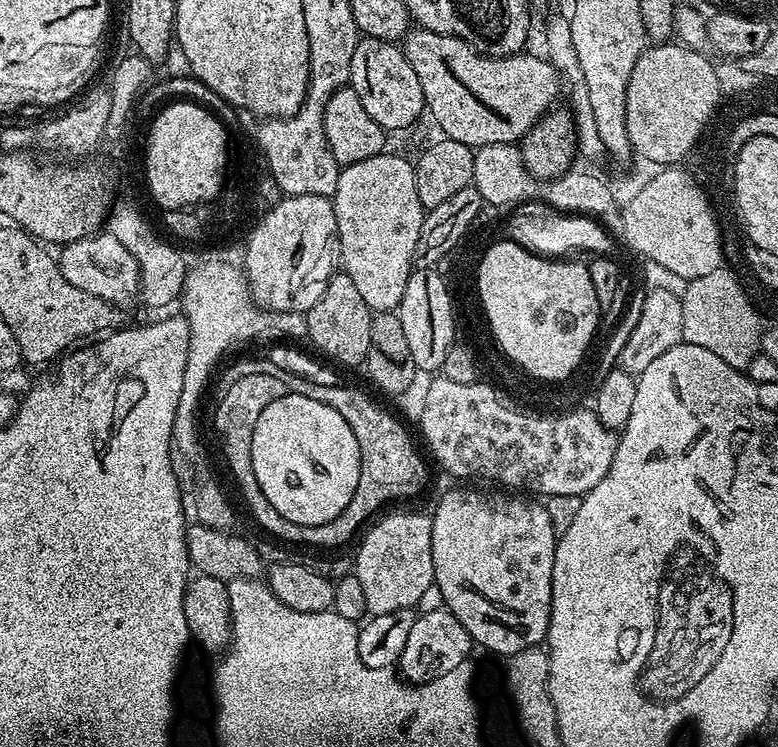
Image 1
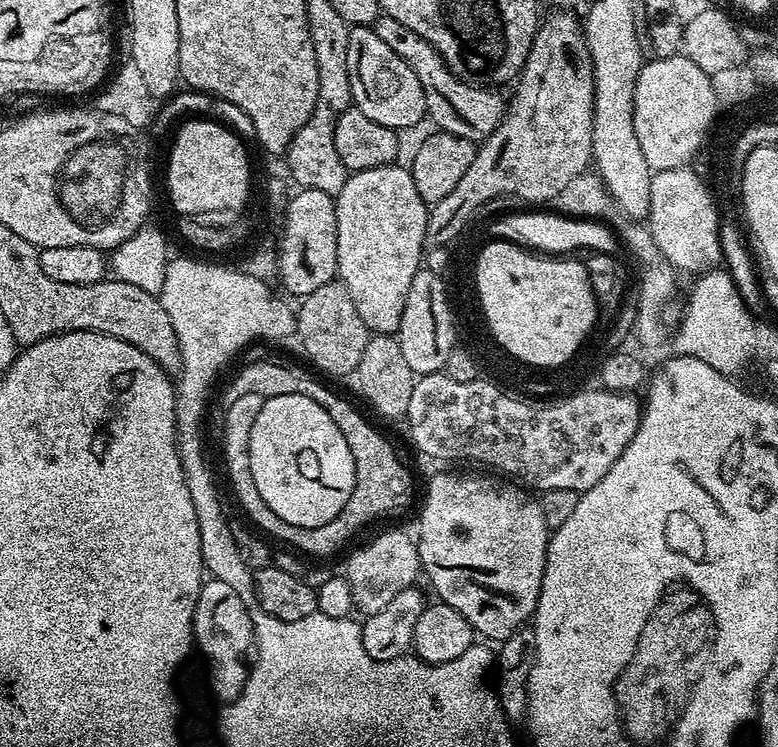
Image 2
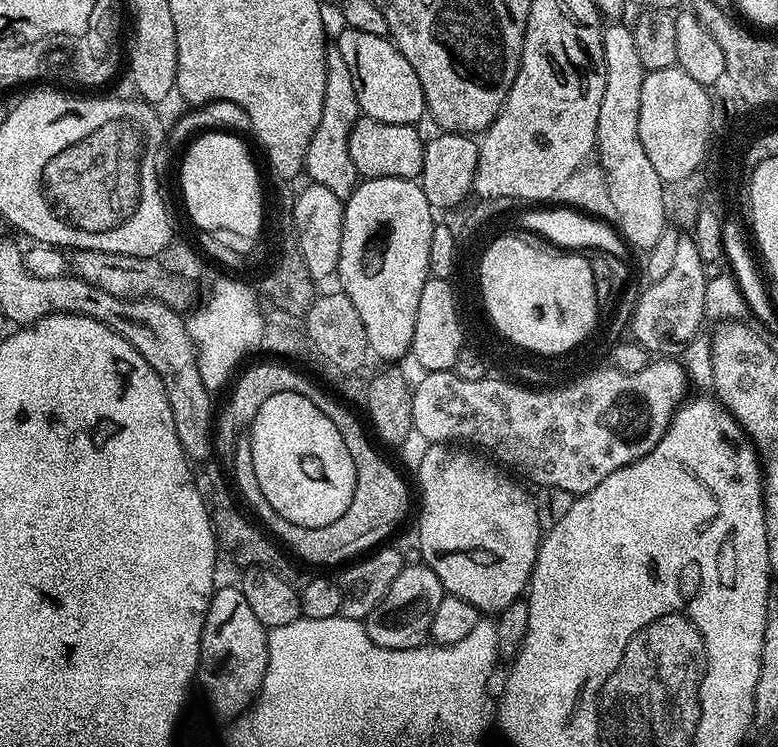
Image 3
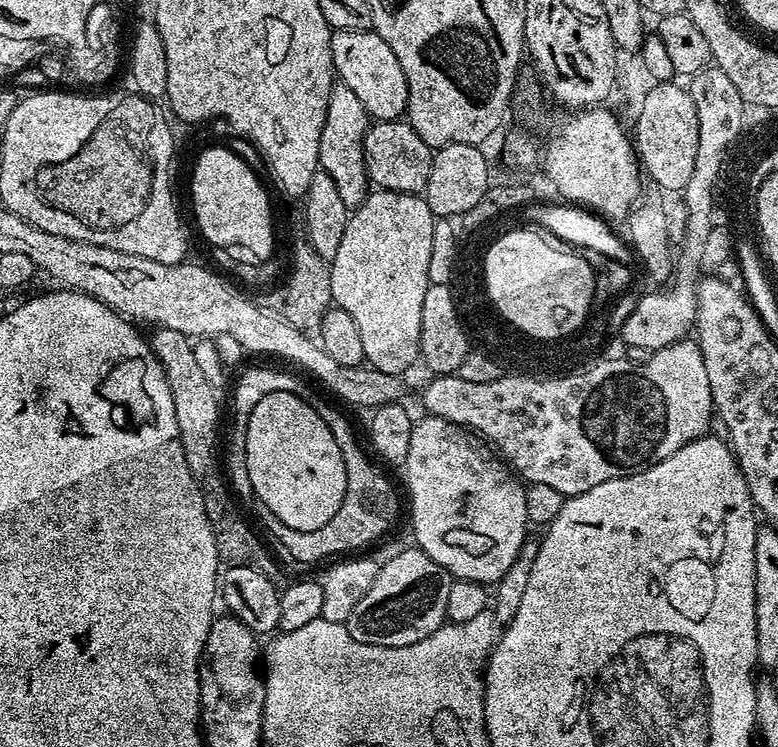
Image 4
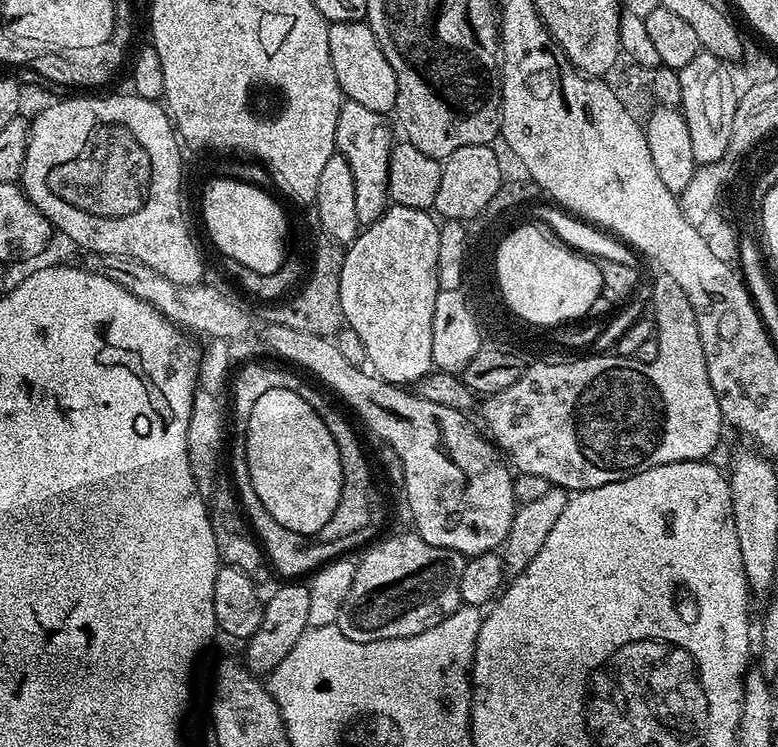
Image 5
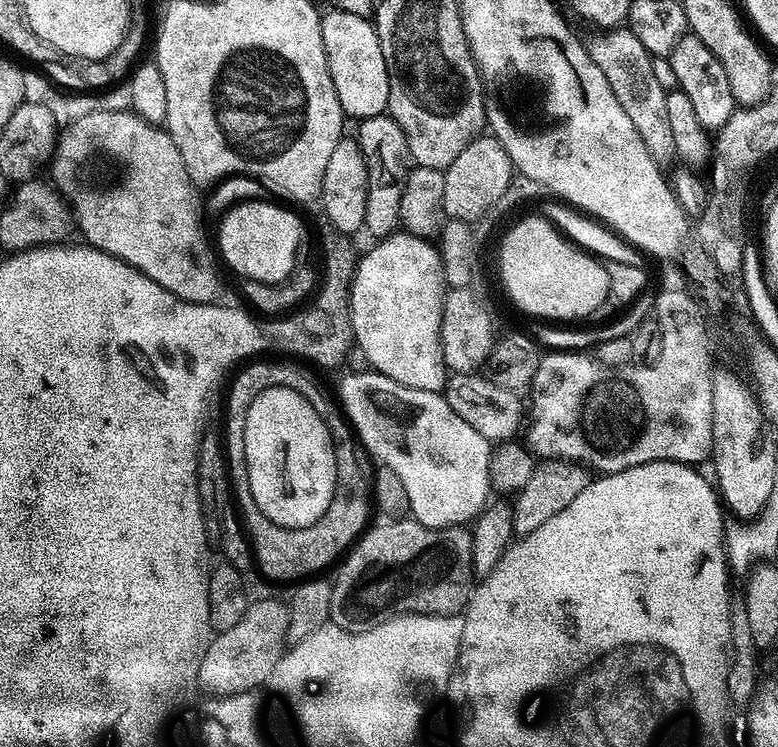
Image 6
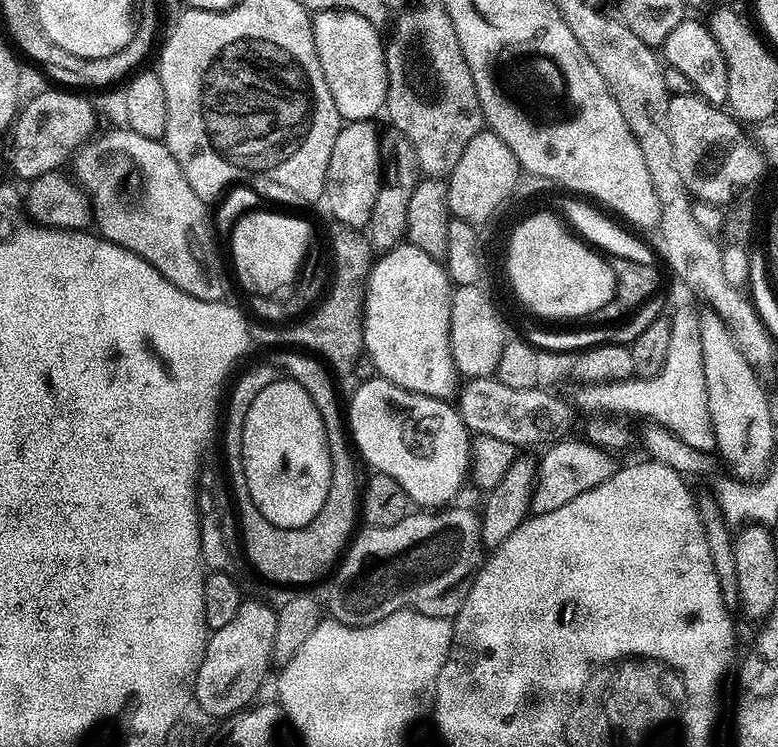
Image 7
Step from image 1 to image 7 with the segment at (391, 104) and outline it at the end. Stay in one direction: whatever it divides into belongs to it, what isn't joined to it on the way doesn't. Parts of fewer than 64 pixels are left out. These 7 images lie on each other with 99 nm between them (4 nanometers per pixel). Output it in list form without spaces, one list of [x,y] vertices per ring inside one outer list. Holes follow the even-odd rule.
[[[322,10],[312,16],[312,33],[314,46],[318,50],[318,58],[322,62],[322,74],[326,74],[326,86],[330,86],[330,94],[334,98],[334,106],[338,106],[341,121],[354,120],[371,121],[385,111],[386,90],[388,89],[388,75],[384,61],[385,41],[381,33],[362,14],[354,14],[346,10]]]

